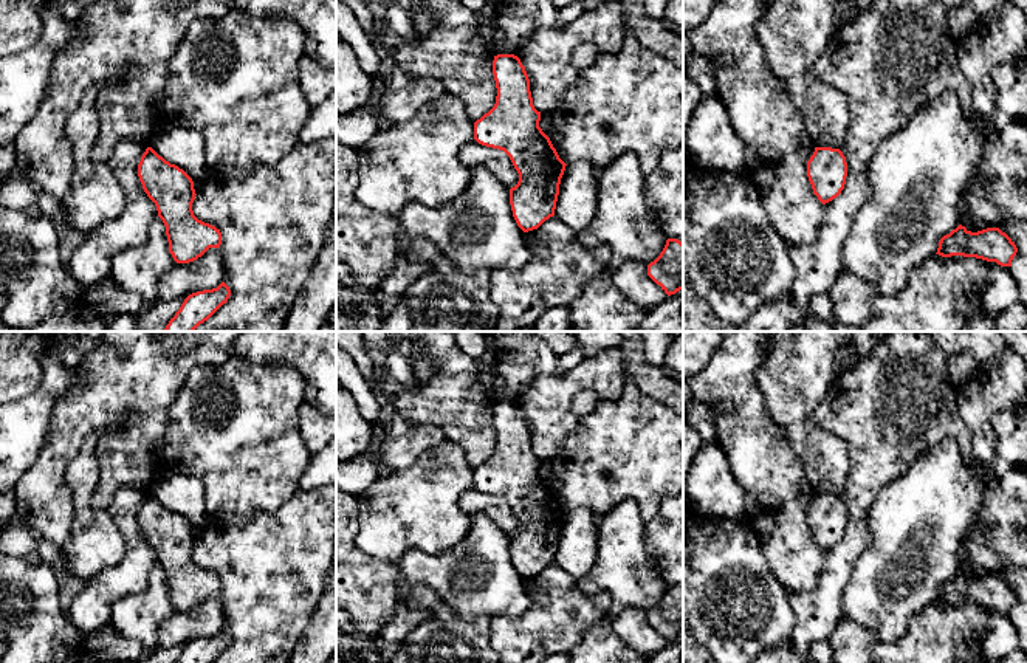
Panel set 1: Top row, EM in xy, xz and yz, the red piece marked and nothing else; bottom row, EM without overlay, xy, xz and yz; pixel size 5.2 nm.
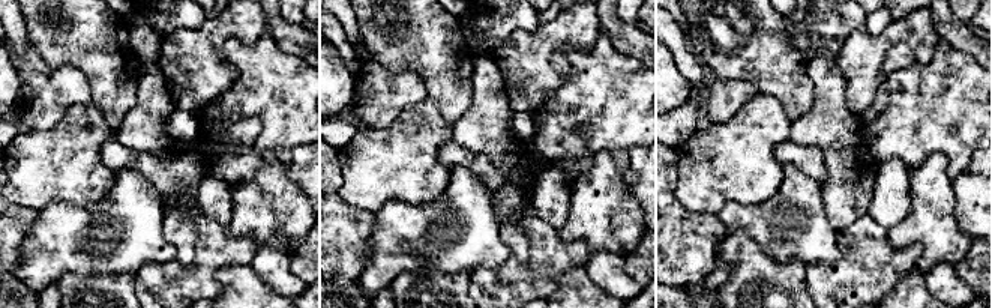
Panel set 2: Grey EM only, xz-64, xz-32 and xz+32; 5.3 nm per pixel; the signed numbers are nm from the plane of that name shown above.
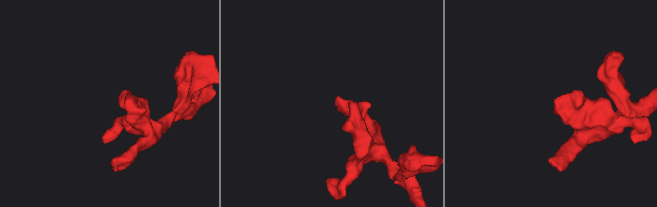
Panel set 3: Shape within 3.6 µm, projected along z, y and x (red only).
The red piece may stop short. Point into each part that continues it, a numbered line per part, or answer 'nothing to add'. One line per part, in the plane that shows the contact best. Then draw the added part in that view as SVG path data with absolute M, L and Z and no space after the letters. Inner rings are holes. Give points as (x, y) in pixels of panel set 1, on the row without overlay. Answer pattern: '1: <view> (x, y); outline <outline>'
nothing to add

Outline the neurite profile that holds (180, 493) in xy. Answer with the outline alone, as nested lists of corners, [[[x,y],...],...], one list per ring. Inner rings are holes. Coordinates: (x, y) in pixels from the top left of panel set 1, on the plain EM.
[[[166,472],[150,486],[150,494],[170,511],[183,516],[192,527],[204,527],[209,520],[204,486],[197,477]]]

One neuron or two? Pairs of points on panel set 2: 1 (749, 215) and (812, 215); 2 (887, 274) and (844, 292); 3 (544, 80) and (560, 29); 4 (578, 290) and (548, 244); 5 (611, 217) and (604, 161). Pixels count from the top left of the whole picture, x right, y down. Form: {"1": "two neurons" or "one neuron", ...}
{"1": "one neuron", "2": "one neuron", "3": "one neuron", "4": "two neurons", "5": "one neuron"}

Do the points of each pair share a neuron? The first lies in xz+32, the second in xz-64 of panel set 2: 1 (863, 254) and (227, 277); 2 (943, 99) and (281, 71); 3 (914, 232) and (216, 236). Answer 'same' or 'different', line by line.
1: different
2: same
3: different

